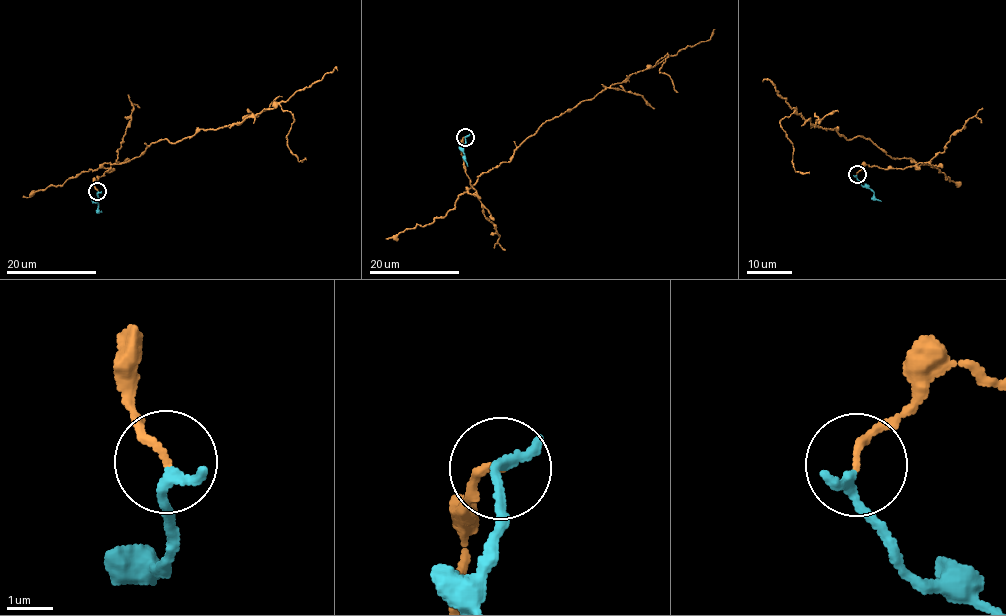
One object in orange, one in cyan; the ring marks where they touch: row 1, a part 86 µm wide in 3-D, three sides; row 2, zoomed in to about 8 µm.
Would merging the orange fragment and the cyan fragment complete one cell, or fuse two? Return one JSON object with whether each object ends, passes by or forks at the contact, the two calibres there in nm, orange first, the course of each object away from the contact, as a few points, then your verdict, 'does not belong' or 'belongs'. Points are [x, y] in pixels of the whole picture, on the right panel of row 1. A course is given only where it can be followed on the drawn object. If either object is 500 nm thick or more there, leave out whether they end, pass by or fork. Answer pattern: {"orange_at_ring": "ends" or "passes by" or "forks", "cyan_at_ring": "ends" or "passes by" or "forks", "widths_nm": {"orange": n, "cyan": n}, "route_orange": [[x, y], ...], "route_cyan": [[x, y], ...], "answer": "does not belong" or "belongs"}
{"orange_at_ring": "ends", "cyan_at_ring": "ends", "widths_nm": {"orange": 150, "cyan": 260}, "route_orange": [[857, 175], [867, 164], [916, 164], [794, 111], [781, 129], [795, 171], [809, 173]], "route_cyan": [[857, 175], [862, 186], [867, 186], [881, 201]], "answer": "does not belong"}

